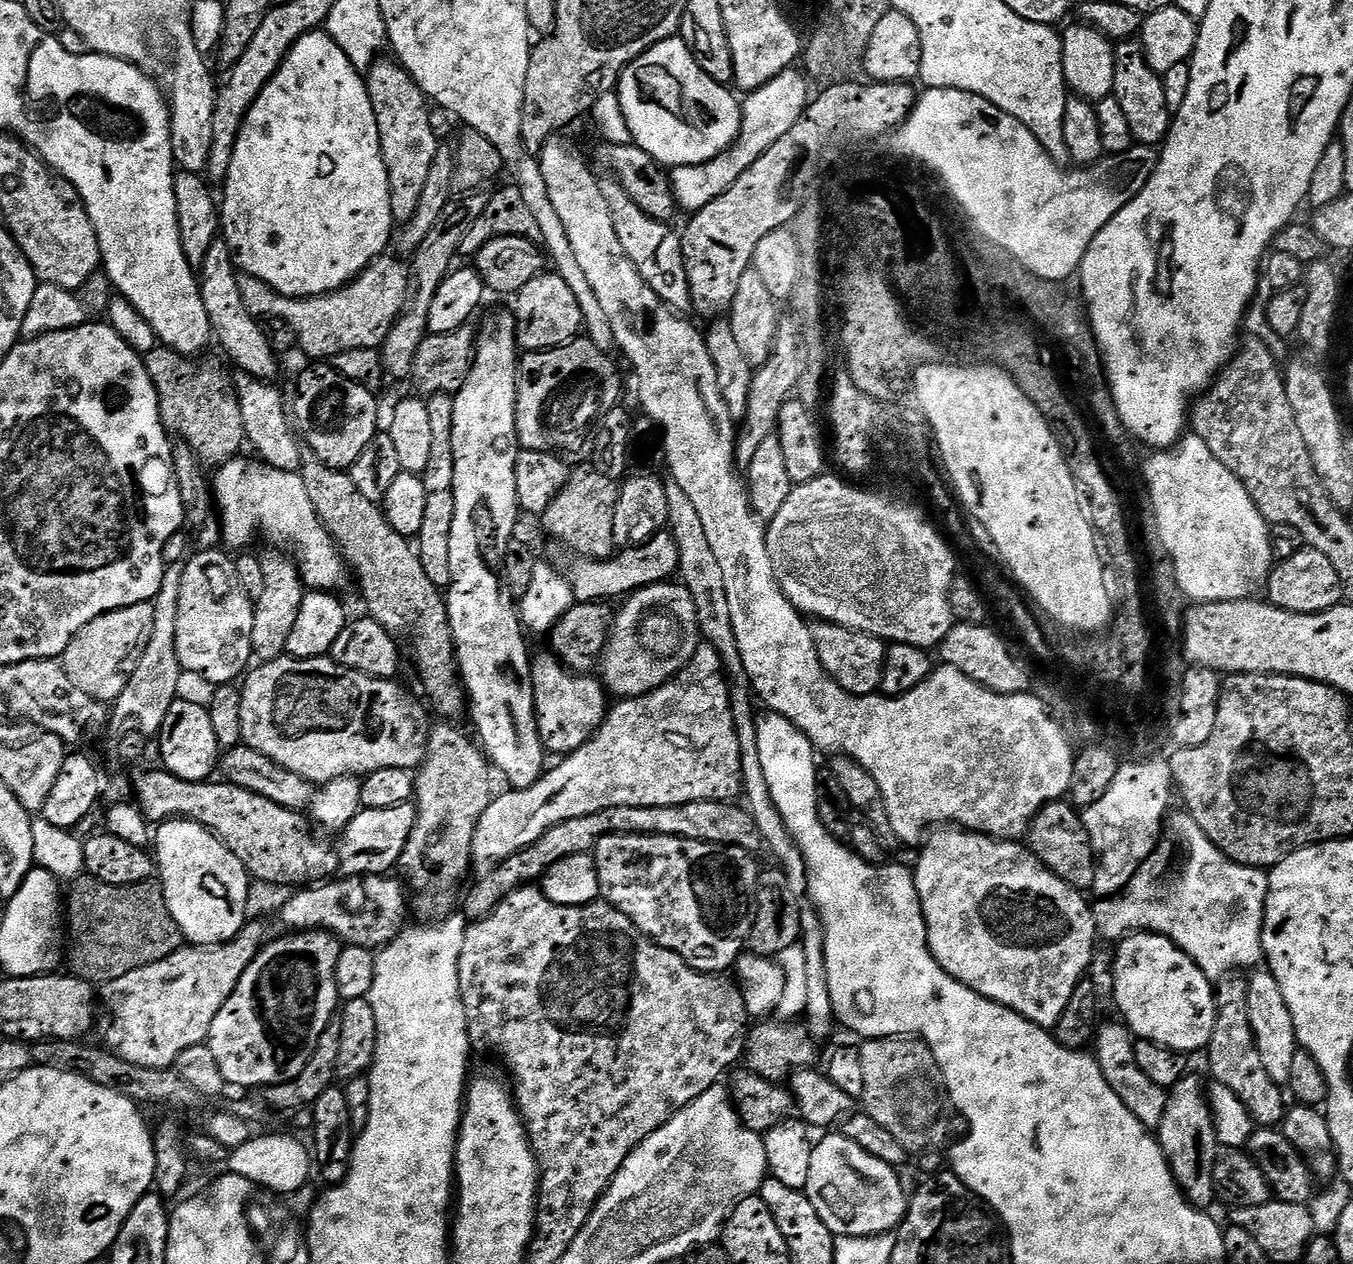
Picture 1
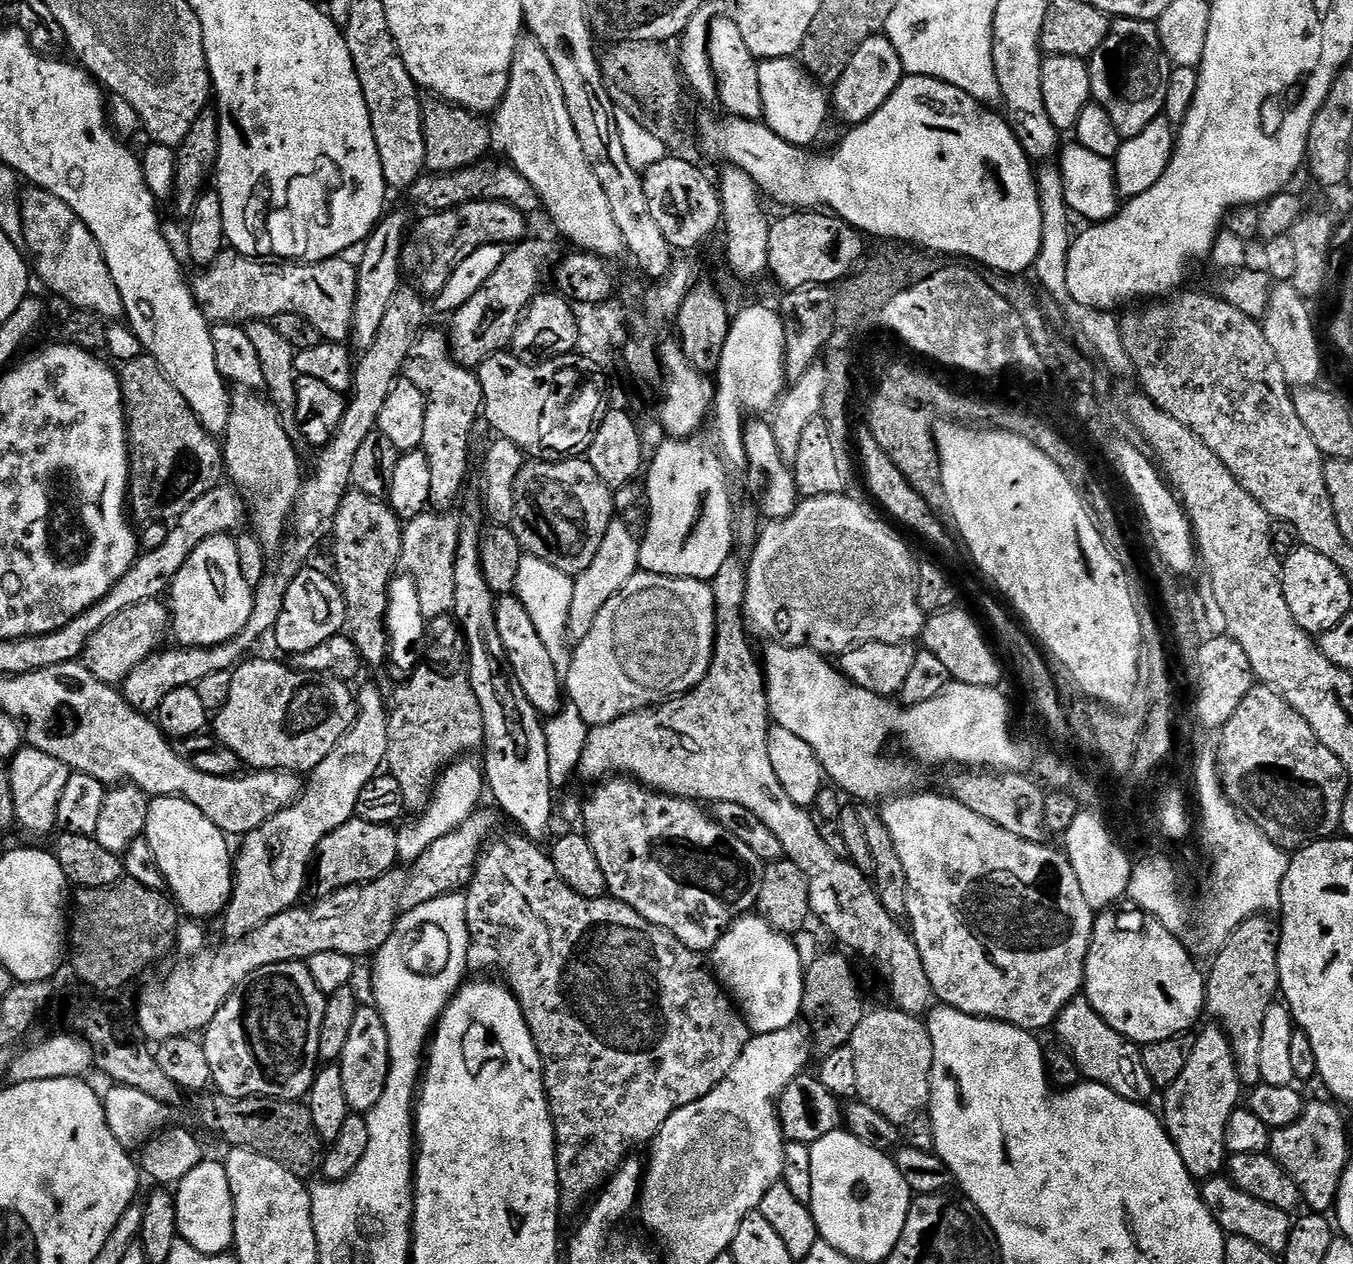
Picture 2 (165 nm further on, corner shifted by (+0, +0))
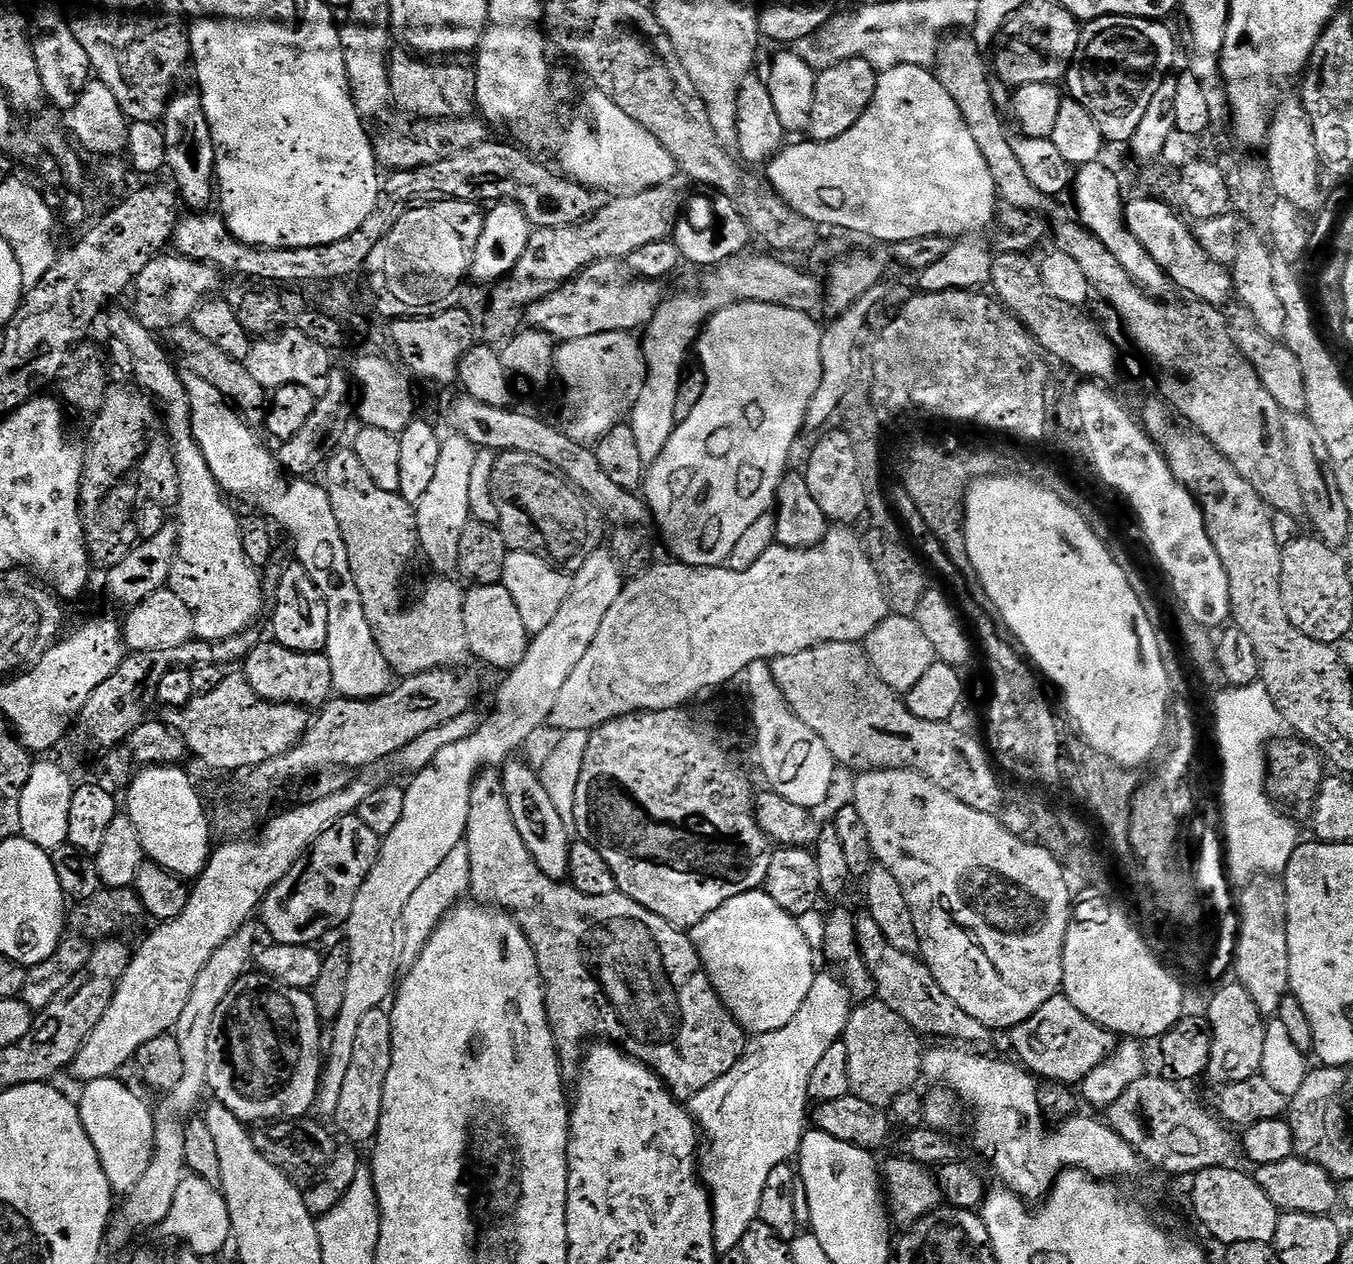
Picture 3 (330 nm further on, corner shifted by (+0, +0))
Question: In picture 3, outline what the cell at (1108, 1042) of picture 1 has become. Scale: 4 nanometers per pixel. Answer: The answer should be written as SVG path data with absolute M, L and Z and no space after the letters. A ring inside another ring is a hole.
M1058 994L1050 998L1035 1014L1030 1014L1026 1022L1010 1030L1015 1059L1033 1076L1044 1082L1055 1082L1069 1086L1080 1086L1094 1069L1102 1066L1116 1051L1118 1037L1098 1026L1070 998Z

